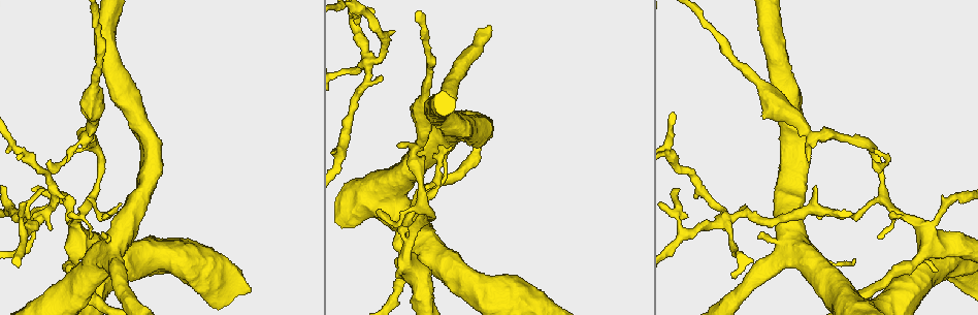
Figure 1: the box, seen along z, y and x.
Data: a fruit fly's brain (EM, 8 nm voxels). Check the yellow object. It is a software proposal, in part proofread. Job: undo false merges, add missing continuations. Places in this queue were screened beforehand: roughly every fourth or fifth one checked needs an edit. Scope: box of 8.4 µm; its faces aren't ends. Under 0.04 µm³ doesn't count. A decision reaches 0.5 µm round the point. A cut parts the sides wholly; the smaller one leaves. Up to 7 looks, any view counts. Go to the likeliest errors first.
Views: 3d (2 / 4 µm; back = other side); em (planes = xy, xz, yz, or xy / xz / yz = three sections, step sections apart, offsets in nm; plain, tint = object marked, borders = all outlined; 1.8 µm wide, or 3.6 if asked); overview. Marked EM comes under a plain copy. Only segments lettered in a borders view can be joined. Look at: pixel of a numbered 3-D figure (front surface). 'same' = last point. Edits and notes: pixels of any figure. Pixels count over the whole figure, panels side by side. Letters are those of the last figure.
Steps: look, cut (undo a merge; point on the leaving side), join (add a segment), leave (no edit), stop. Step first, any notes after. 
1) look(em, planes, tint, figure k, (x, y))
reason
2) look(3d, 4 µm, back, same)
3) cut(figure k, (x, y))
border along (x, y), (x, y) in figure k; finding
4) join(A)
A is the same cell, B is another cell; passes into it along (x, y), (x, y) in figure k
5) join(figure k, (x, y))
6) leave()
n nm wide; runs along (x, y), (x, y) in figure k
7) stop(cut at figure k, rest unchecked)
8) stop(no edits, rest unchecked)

look(3d, 4 µm, figure 1, (368, 61))
a narrow waist

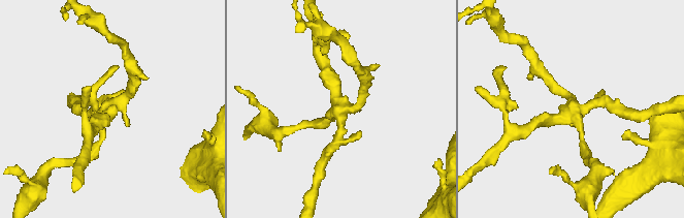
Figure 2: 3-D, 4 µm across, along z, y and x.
look(em, xz, step 16, tint, figure 2, (575, 110))
need the tissue

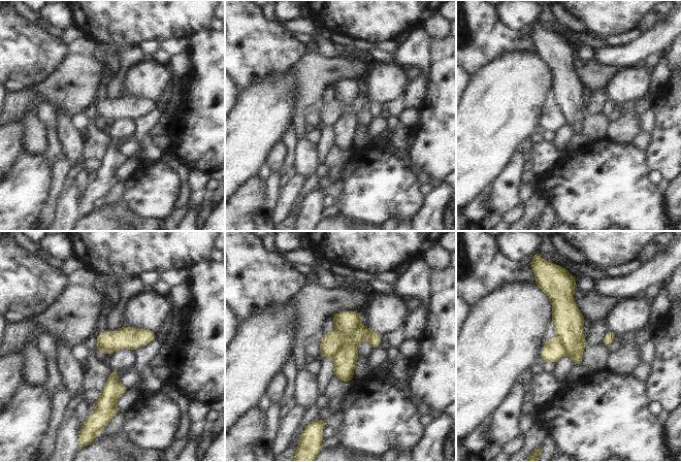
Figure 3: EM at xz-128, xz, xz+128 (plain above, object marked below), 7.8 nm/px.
look(em, planes, borders, same)

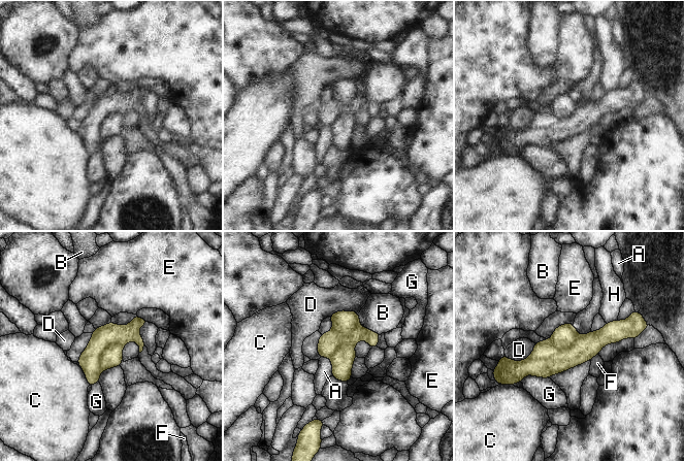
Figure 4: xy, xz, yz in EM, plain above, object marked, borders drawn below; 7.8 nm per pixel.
cut(figure 4, (111, 357))
260 nm wide; A, B, C, D, E, F, G and H are other cells; border along (121, 343), (102, 352), (100, 371) in figure 4; a second neuron is stuck on

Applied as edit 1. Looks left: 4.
look(overview)
redraw

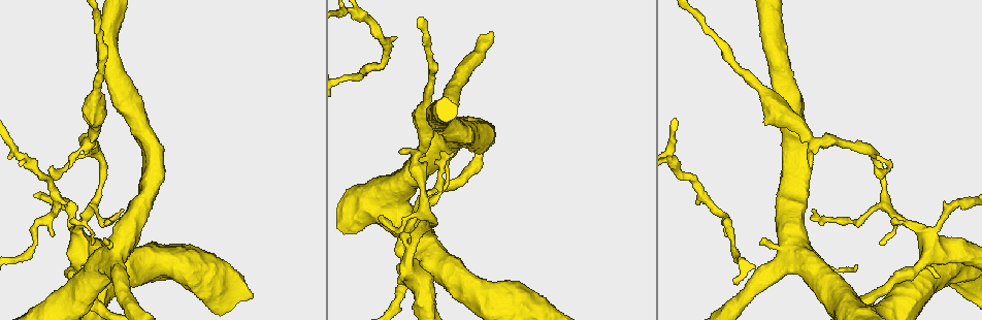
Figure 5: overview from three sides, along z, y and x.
look(3d, 4 µm, figure 5, (933, 239))
thin arm on a thick one

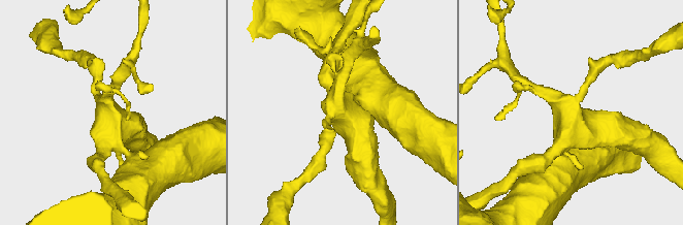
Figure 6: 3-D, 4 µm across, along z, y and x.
look(em, 3.6 µm, yz, step 4, tint, figure 6, (338, 112))

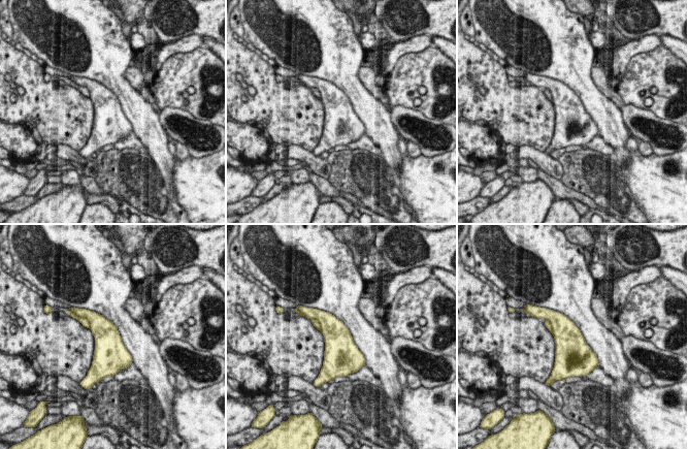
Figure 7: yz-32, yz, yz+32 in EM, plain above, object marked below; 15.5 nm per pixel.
look(em, 3.6 µm, planes, borders, same)
another direction

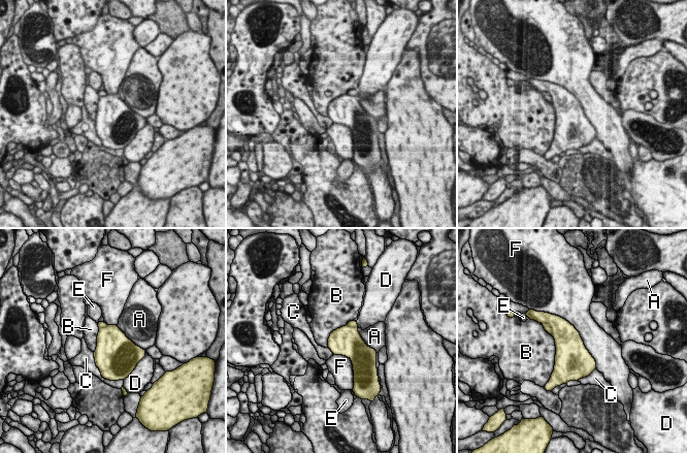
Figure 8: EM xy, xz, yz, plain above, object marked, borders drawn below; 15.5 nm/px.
cut(figure 8, (564, 333))
460 nm wide; A, B, C, D, E and F are other cells; border along (544, 323), (550, 326), (553, 334) in figure 8; two neurons meet here

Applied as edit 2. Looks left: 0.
stop(cut at figure 4, cut at figure 8, rest unchecked)

